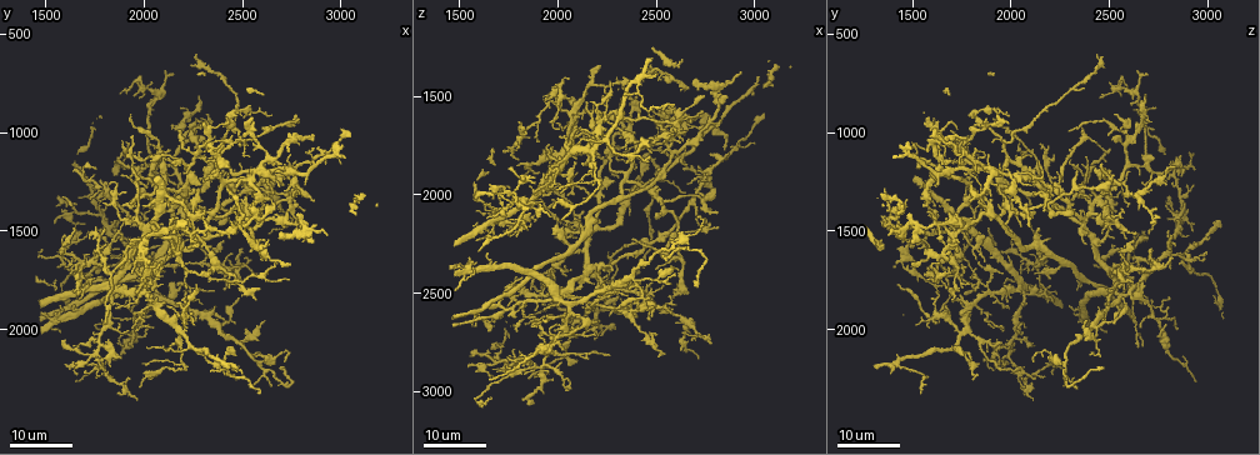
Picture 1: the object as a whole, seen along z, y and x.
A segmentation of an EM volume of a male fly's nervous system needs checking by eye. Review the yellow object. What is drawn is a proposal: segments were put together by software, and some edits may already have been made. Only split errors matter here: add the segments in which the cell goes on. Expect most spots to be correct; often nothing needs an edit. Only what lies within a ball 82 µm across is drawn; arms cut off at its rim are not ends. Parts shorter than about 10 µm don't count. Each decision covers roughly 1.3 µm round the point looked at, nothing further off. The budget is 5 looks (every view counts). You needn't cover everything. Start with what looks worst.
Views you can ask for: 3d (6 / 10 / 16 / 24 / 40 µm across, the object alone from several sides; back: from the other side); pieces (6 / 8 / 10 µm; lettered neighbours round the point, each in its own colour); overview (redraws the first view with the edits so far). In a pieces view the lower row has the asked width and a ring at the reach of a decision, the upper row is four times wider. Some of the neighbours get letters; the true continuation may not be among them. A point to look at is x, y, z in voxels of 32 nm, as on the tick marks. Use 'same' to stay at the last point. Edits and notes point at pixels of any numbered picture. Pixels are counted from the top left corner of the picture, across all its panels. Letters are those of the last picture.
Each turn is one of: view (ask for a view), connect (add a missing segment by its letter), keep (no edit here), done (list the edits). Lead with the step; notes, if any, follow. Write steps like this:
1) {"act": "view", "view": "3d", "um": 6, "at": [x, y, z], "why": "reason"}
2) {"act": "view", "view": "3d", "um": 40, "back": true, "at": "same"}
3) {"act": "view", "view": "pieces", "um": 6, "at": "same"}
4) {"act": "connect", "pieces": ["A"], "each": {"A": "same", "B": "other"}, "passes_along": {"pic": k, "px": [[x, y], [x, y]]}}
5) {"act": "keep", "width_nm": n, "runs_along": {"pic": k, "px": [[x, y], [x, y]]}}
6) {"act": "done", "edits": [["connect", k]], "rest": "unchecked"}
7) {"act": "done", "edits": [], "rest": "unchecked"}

{"act": "view", "view": "3d", "um": 24, "at": [1880, 1460, 3060], "why": "branch stops here"}

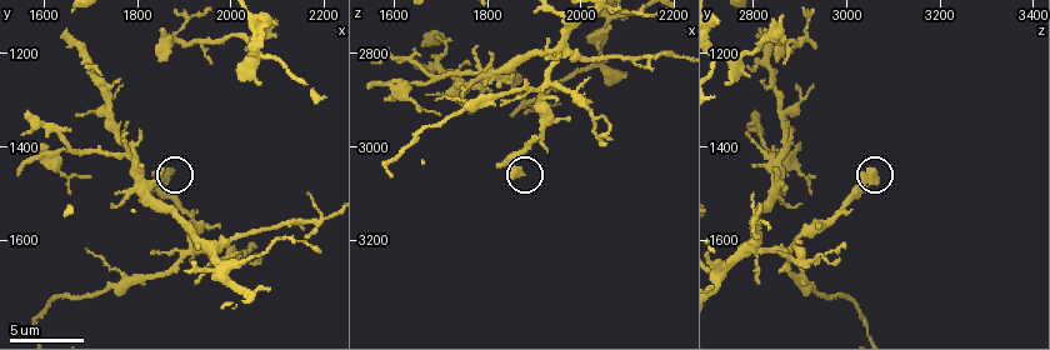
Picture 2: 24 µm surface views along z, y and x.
{"act": "view", "view": "pieces", "um": 10, "at": [1875, 1455, 3060]}

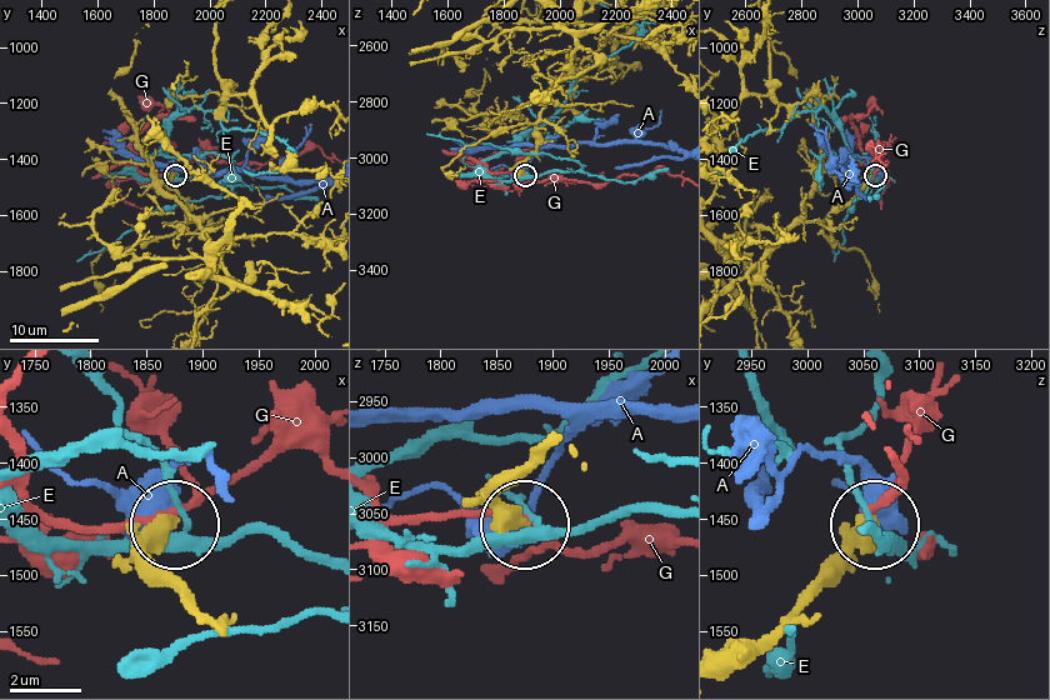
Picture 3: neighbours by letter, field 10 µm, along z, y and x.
{"act": "keep", "each": {"A": "other", "E": "other", "G": "other"}, "runs_along": {"pic": 3, "px": [[196, 606], [154, 561], [175, 529]]}, "found": "none of them fits"}

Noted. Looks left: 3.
{"act": "view", "view": "3d", "um": 16, "at": [2030, 2240, 2110], "why": "free end"}

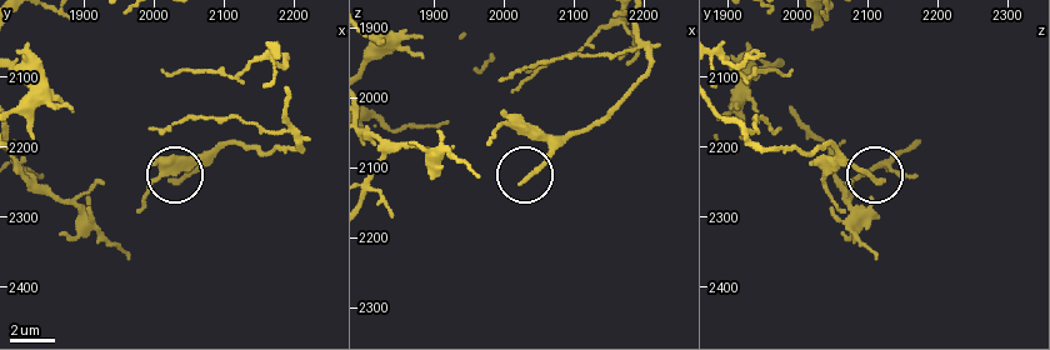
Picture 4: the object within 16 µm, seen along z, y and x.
{"act": "view", "view": "3d", "um": 6, "at": [2030, 2245, 2120], "why": "closer look"}

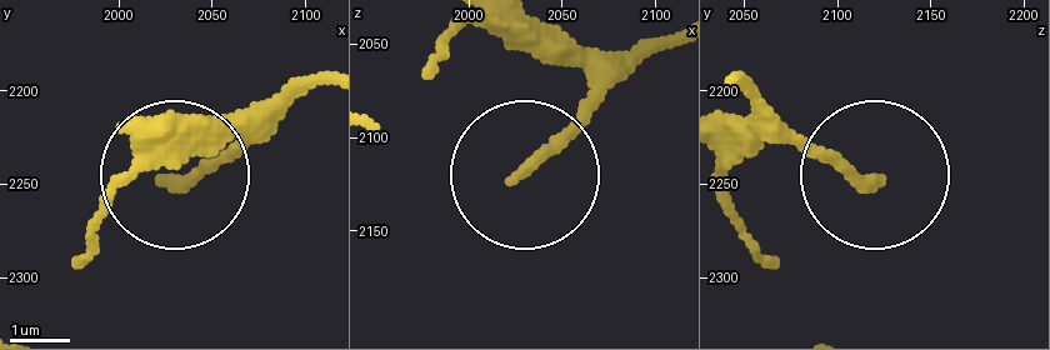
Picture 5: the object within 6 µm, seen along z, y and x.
{"act": "view", "view": "pieces", "um": 10, "at": [2026, 2248, 2118]}

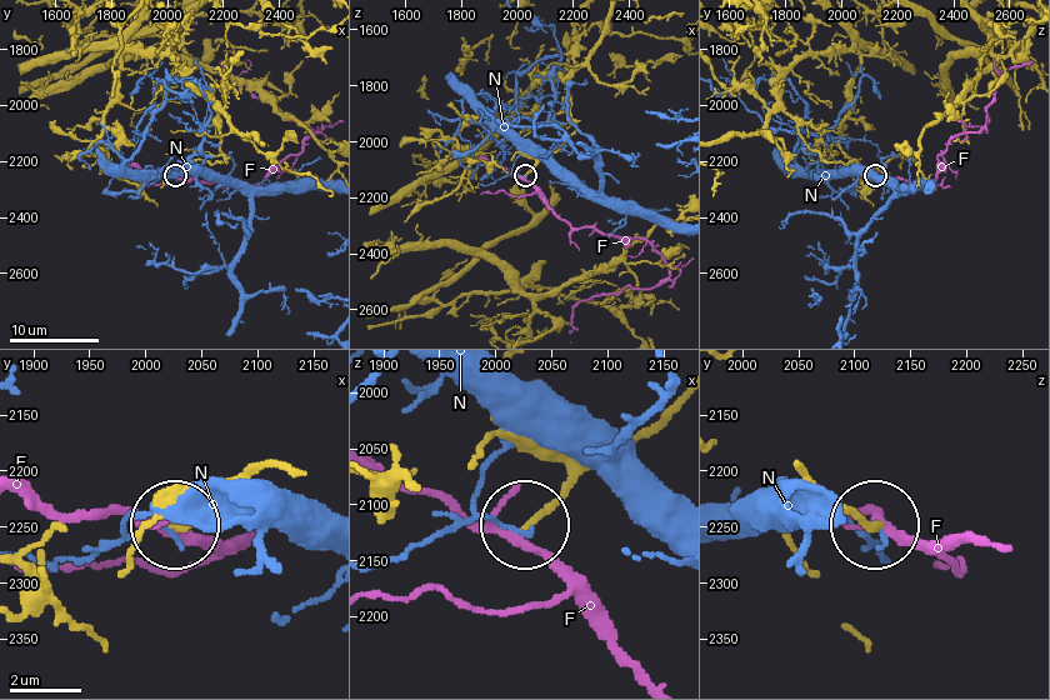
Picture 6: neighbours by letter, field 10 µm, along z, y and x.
{"act": "keep", "each": {"F": "other", "N": "other"}, "runs_along": {"pic": 6, "px": [[799, 465], [876, 525]]}, "found": "no lettered segment goes on from it"}

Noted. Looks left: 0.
{"act": "done", "edits": [], "rest": "unchecked"}

